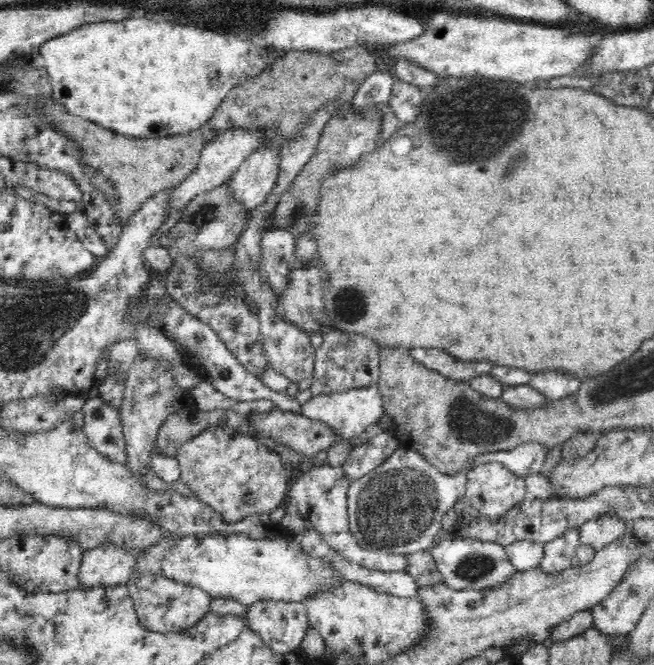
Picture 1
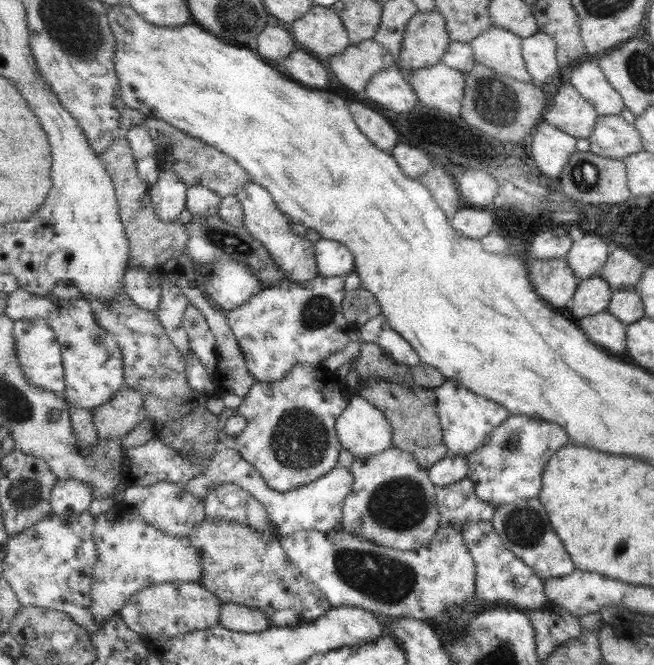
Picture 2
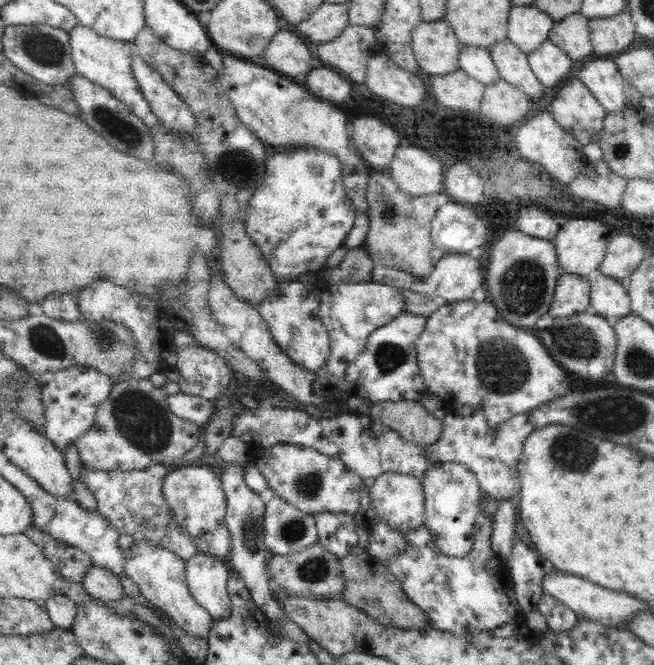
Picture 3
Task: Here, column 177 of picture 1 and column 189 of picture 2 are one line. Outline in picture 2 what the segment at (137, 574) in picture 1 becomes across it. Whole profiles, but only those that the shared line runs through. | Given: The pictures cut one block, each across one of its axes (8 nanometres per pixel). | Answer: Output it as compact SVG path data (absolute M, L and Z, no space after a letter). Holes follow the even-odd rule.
M173 581L150 585L139 591L123 606L120 613L129 628L142 633L154 642L171 640L177 635L186 635L188 632L219 626L223 604L225 601L221 597L200 582Z

